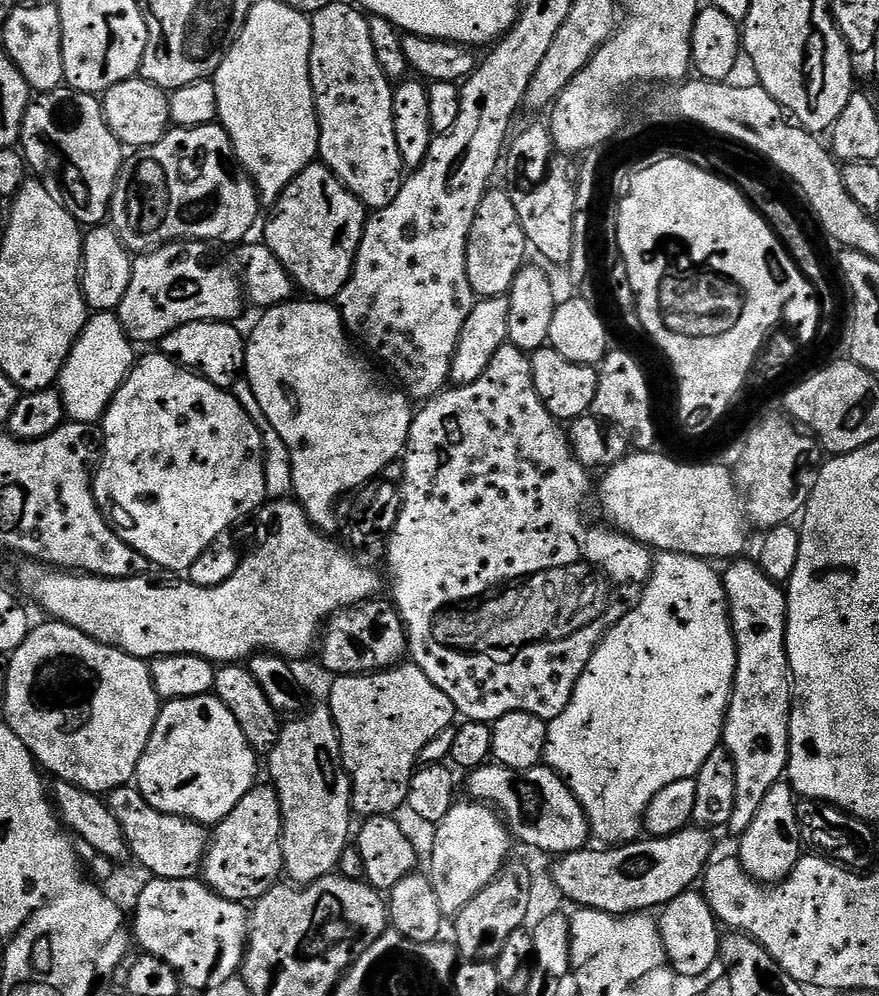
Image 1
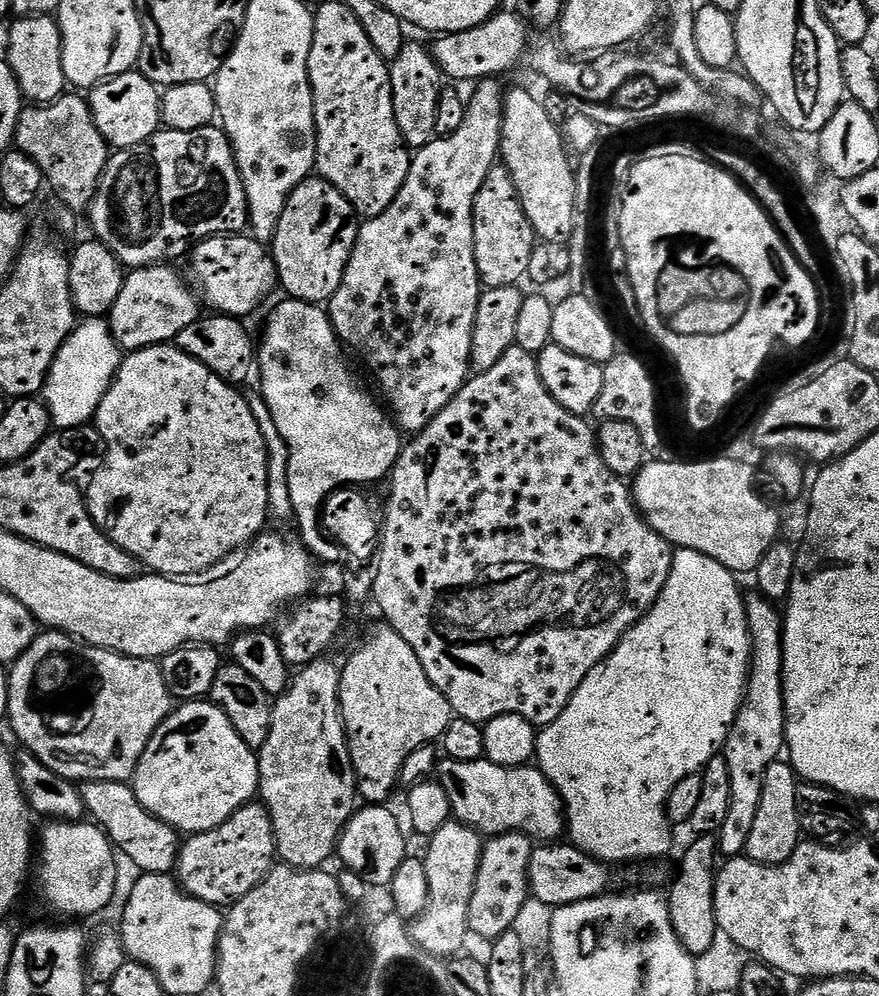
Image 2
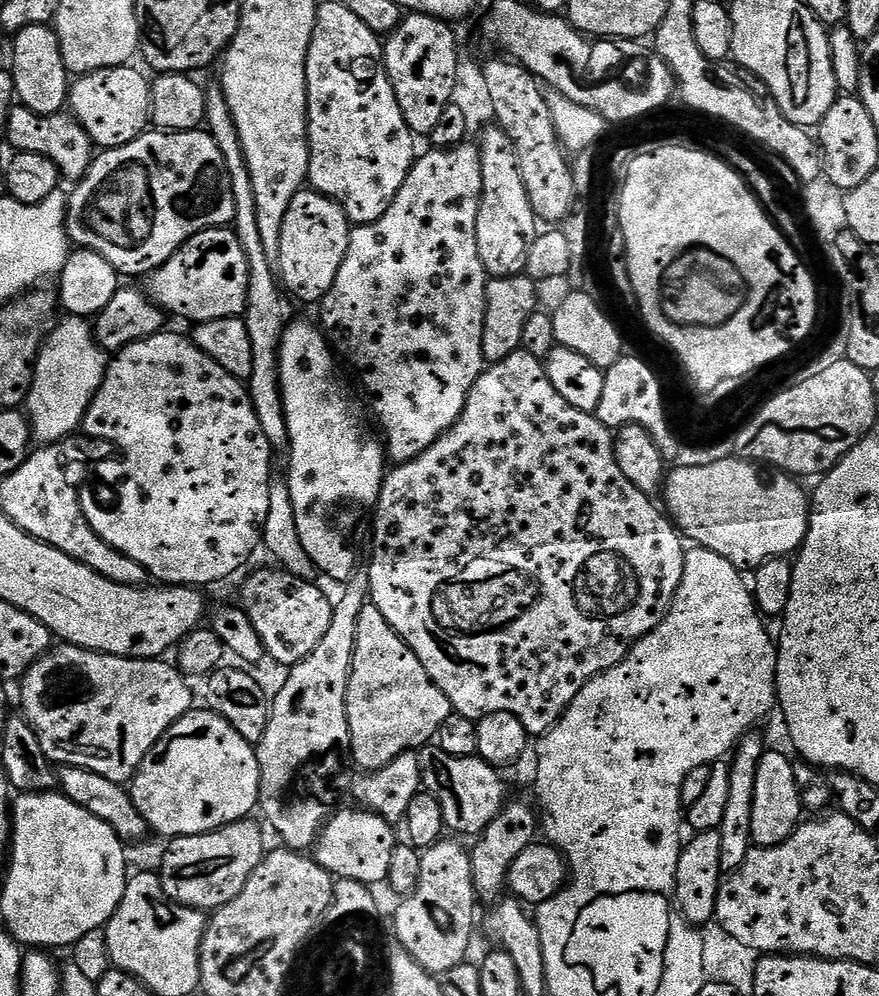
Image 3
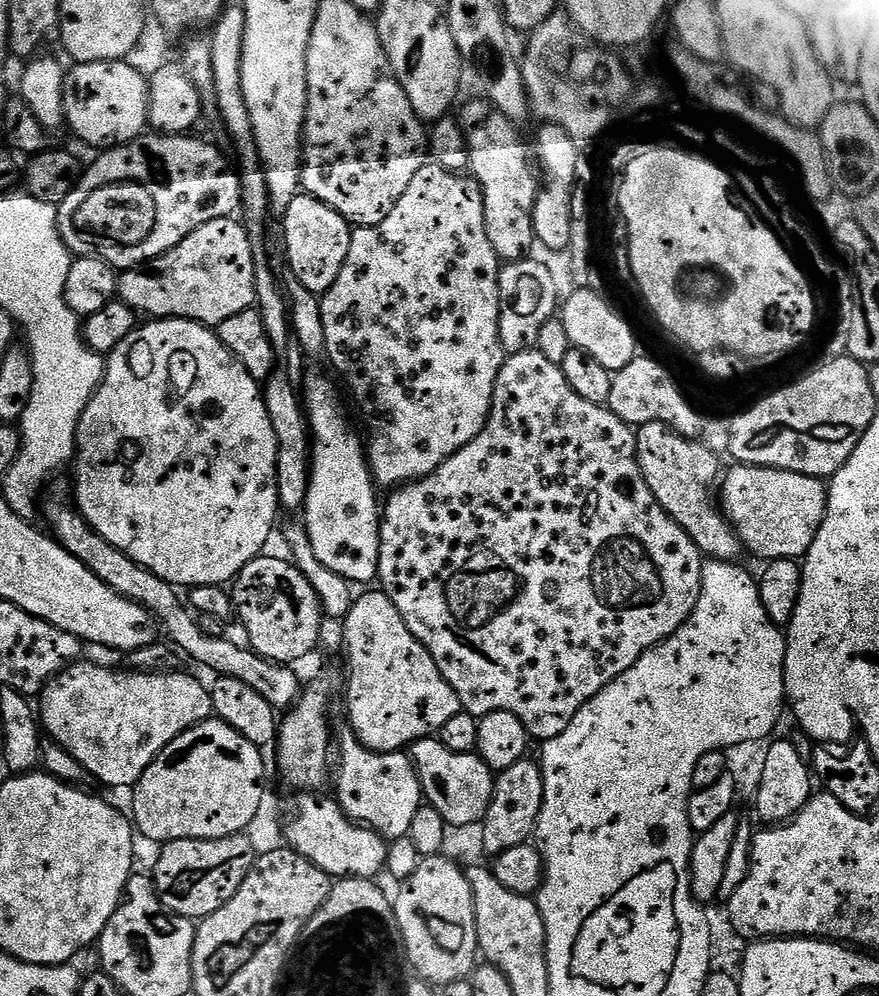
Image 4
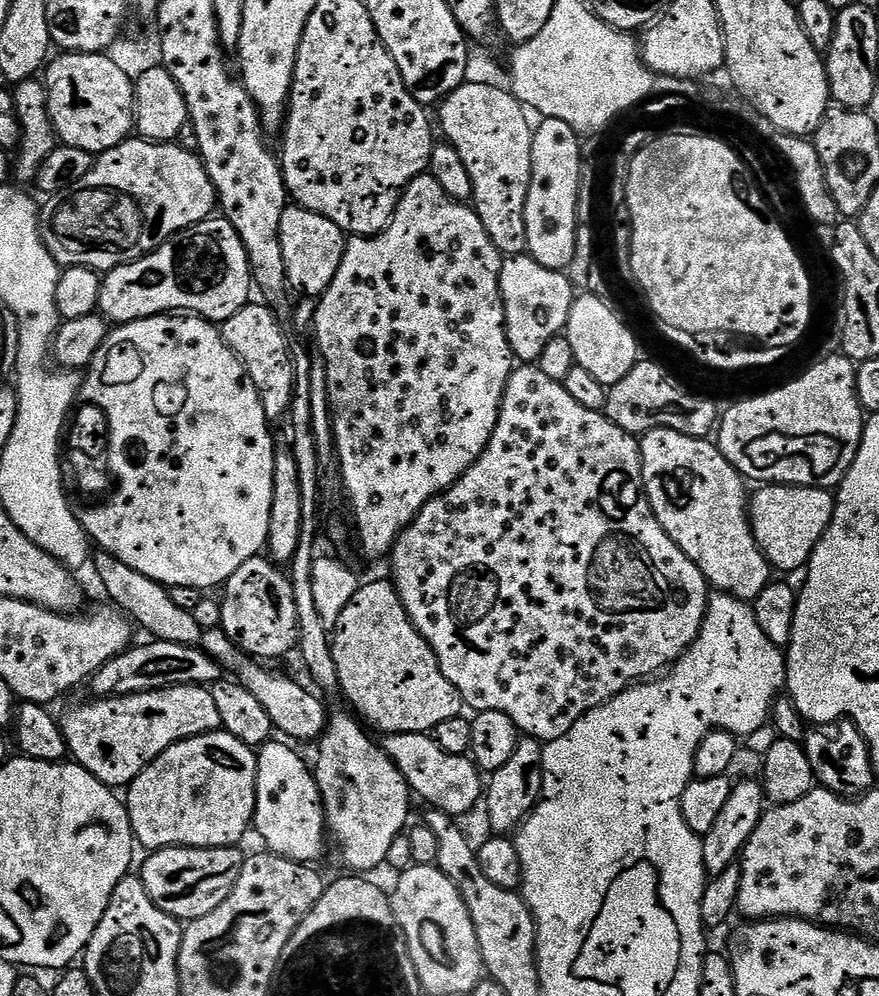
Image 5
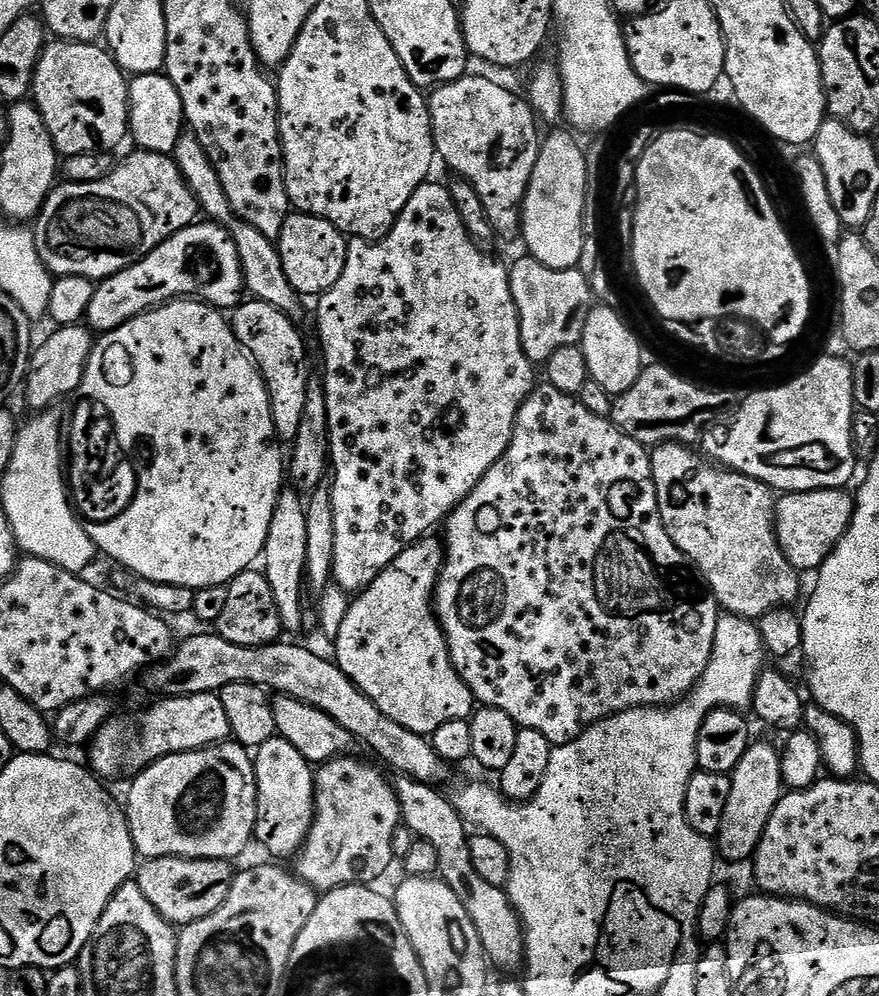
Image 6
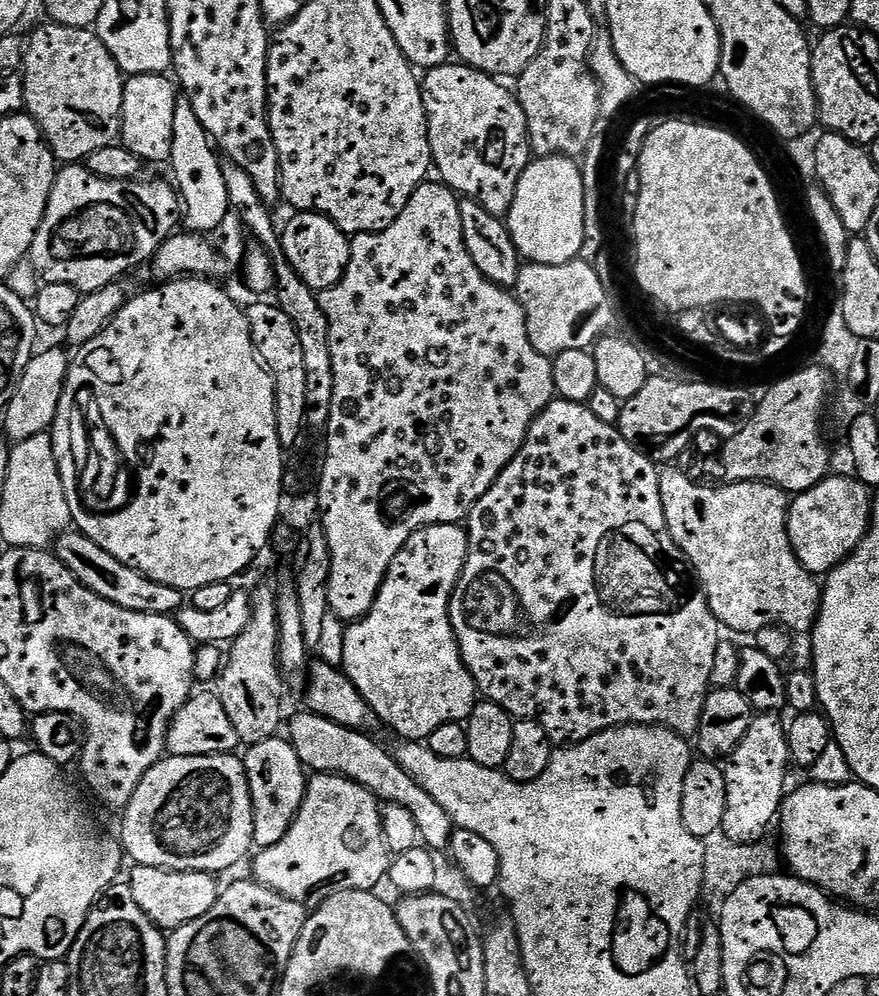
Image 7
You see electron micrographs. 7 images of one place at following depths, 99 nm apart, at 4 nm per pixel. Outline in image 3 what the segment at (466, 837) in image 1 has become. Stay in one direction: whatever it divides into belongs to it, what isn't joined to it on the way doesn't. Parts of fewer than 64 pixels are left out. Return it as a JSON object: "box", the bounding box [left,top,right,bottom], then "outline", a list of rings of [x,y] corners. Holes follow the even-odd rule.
{"box":[394,838,478,974],"outline":[[[441,838],[429,848],[423,849],[420,861],[422,874],[415,891],[407,898],[401,899],[394,917],[396,924],[395,943],[404,947],[409,954],[427,971],[433,974],[442,974],[454,966],[465,963],[469,959],[468,947],[472,944],[472,919],[476,916],[478,897],[476,887],[472,881],[472,857],[467,847],[452,838]]]}

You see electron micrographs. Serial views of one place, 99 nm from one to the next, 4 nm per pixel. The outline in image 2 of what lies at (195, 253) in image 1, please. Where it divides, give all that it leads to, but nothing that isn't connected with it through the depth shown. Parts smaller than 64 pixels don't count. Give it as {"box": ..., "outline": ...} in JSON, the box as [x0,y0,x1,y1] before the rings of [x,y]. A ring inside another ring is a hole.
{"box":[106,263,202,353],"outline":[[[167,263],[153,264],[151,268],[133,268],[125,275],[122,294],[106,317],[116,345],[125,353],[175,341],[186,326],[200,319],[202,304],[193,285],[172,268]]]}

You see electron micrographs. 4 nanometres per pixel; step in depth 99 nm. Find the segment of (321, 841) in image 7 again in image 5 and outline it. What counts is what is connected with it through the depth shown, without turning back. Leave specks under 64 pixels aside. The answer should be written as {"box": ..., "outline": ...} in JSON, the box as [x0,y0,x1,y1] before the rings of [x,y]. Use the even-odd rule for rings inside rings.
{"box":[314,711,410,874],"outline":[[[351,711],[332,712],[329,715],[324,735],[318,741],[320,753],[314,760],[316,785],[324,799],[324,818],[327,831],[336,839],[340,847],[340,860],[347,871],[352,874],[372,874],[385,863],[390,854],[390,846],[394,838],[398,838],[409,823],[408,796],[410,789],[398,766],[384,752],[379,743],[376,744],[367,736],[365,725]]]}

